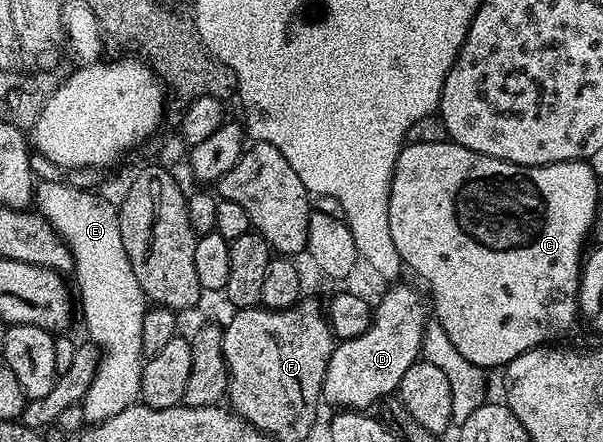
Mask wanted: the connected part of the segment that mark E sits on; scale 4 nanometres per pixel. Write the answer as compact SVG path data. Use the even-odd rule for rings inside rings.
M41 181L34 186L32 201L37 214L55 228L73 254L72 274L77 275L75 291L79 296L79 315L80 318L81 315L85 318L85 327L90 335L88 338L101 353L95 381L91 381L91 389L87 389L81 403L86 424L89 425L115 417L115 413L123 413L123 409L134 406L140 400L143 317L147 310L146 295L131 271L131 264L123 247L122 234L119 231L118 204L96 195L97 193L93 189L75 187L68 181Z

